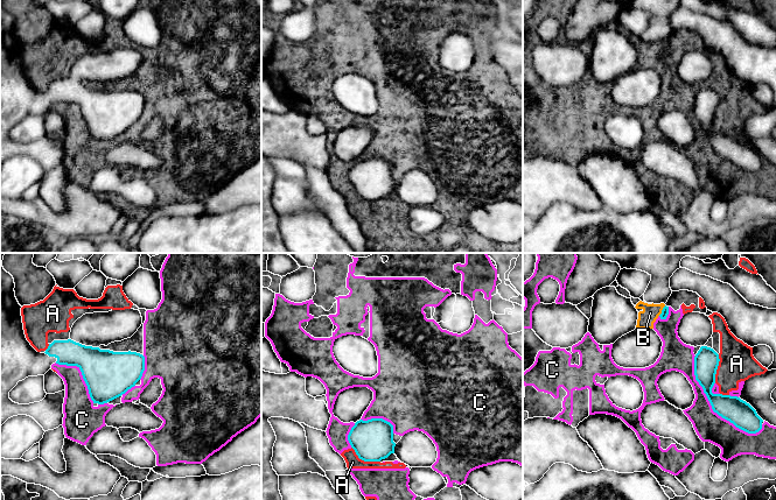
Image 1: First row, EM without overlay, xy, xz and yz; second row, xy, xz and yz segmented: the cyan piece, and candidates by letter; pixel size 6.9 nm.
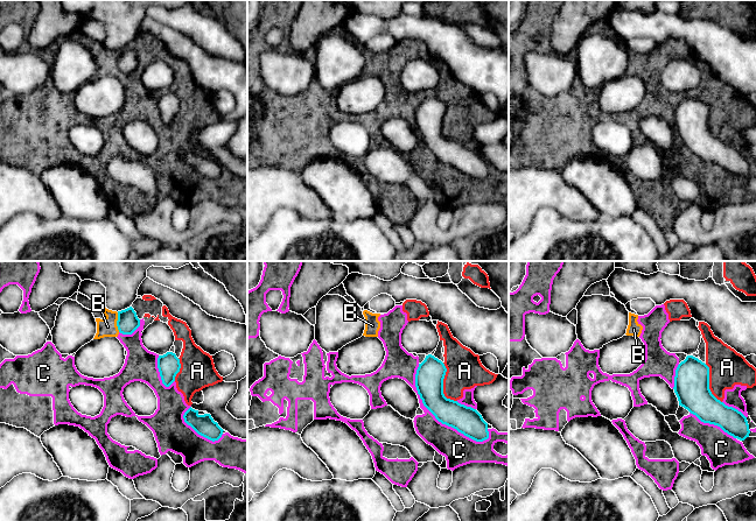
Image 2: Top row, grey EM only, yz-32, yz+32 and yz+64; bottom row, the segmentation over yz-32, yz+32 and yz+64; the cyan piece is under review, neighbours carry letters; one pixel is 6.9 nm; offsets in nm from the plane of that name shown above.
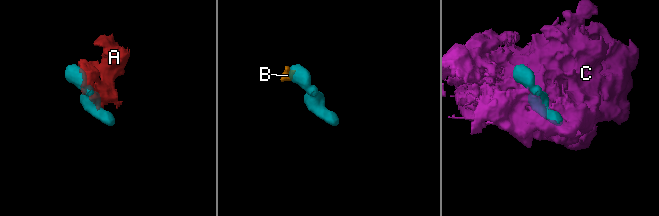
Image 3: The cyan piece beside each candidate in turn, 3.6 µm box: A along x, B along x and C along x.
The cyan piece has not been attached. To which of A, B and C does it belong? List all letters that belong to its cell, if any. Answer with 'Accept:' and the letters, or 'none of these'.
Accept: none of these

